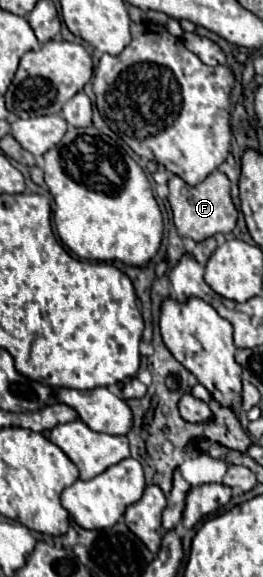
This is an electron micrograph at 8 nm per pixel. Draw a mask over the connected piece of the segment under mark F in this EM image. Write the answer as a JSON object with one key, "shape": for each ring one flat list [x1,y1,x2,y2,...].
{"shape":[[215,170,200,183,200,186,194,186,194,188,188,186,182,178,172,176,168,182,168,188,170,188,168,202,172,206,174,224,182,238,192,238,194,242,202,242,218,232,228,234,234,230,238,220,238,210,234,208,231,198,231,182,224,173]]}

